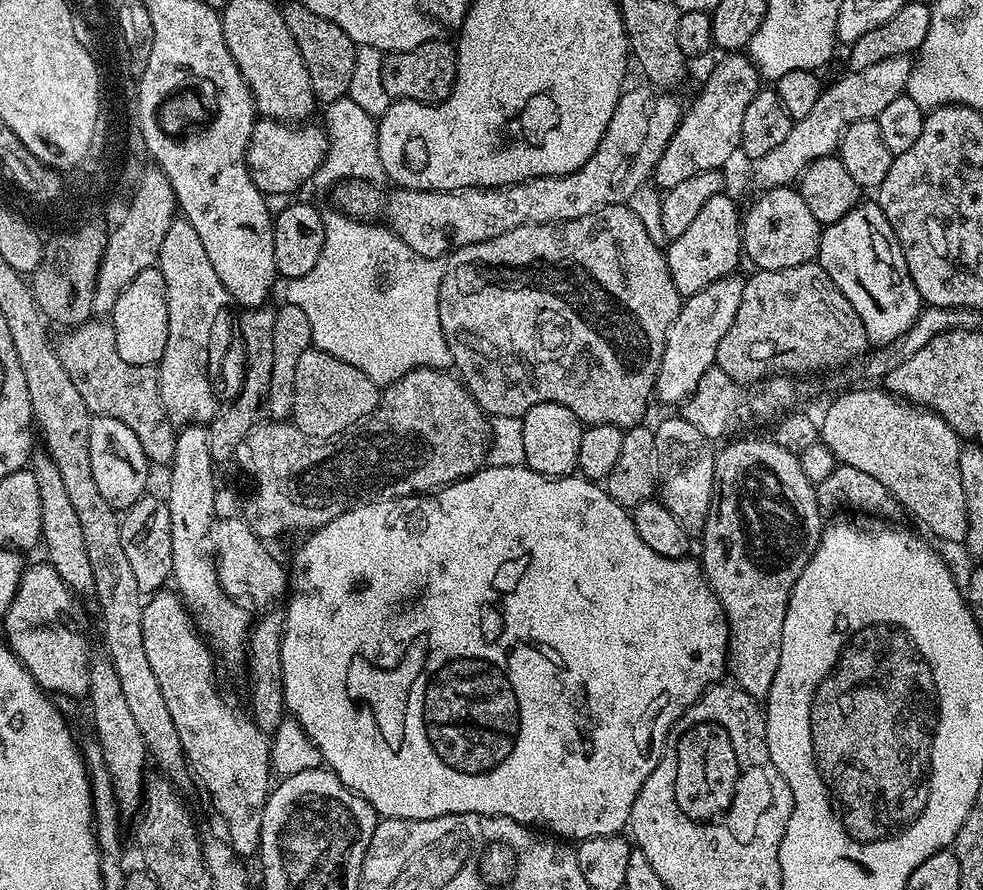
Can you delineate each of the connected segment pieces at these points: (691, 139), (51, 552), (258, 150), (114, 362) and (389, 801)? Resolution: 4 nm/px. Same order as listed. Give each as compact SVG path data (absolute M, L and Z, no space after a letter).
M724 54L721 57L705 78L700 97L689 108L687 105L662 158L658 158L654 173L657 189L678 186L678 182L691 178L693 174L702 174L702 170L723 169L723 164L732 155L737 155L742 138L742 117L746 114L746 106L750 106L750 98L760 91L762 81L756 65L747 55Z
M36 450L30 456L30 470L38 481L38 498L42 502L42 526L40 538L42 548L48 551L47 563L58 570L58 578L65 588L73 593L92 592L94 586L94 574L90 570L90 558L86 558L86 542L82 539L82 526L78 526L78 512L70 503L70 497L66 495L66 486L62 483L62 474L58 466L49 458L48 453Z
M257 119L248 147L248 169L265 197L288 196L320 172L320 163L328 149L328 134L319 123L312 123L300 122L293 126L282 120Z
M89 318L61 336L55 345L56 353L88 411L93 416L118 418L118 422L130 426L148 461L167 465L174 454L177 429L164 414L159 371L150 364L134 366L125 362L118 354L118 342L114 342L114 330L107 319Z
M485 466L472 476L466 476L462 480L457 480L455 484L441 487L435 494L400 496L396 500L373 500L370 504L359 504L323 528L315 529L309 536L312 537L296 552L296 578L294 574L290 591L286 596L288 608L286 607L284 612L284 633L280 643L280 687L284 690L284 706L287 715L299 723L304 729L305 736L316 745L321 761L351 792L357 792L380 818L397 816L403 820L429 820L435 816L467 812L479 816L505 816L525 826L535 826L549 833L557 832L552 833L557 837L573 836L573 841L576 842L623 833L629 827L630 810L634 806L634 798L638 798L638 790L642 790L646 778L650 778L654 766L658 766L660 756L664 752L664 743L668 741L668 733L678 722L680 715L726 672L728 620L724 617L722 606L713 594L708 579L704 577L704 569L692 558L675 560L662 558L662 554L654 554L654 550L650 550L650 546L646 546L646 542L638 538L638 530L634 530L631 511L614 502L614 498L610 498L608 491L599 483L586 480L579 474L549 478L527 466Z

